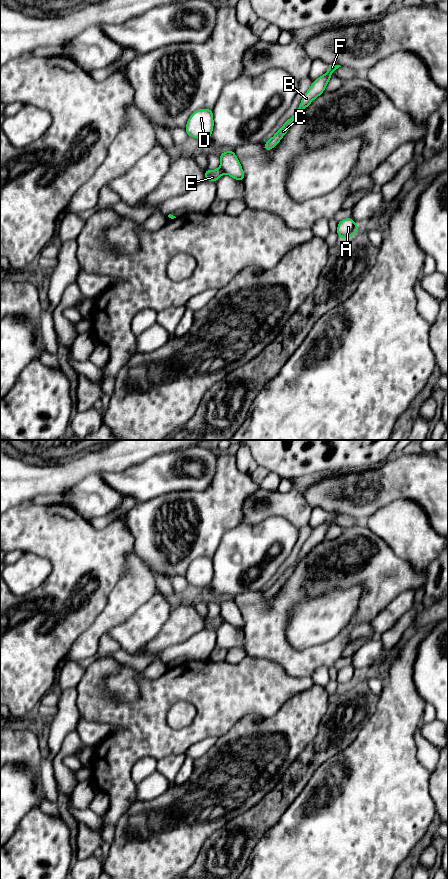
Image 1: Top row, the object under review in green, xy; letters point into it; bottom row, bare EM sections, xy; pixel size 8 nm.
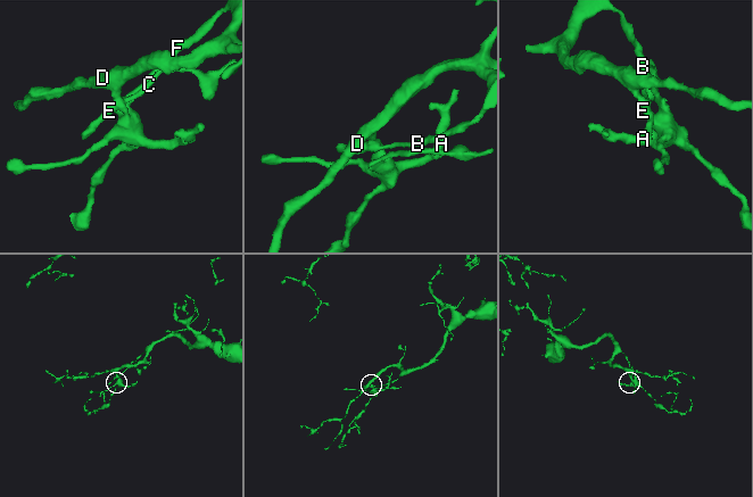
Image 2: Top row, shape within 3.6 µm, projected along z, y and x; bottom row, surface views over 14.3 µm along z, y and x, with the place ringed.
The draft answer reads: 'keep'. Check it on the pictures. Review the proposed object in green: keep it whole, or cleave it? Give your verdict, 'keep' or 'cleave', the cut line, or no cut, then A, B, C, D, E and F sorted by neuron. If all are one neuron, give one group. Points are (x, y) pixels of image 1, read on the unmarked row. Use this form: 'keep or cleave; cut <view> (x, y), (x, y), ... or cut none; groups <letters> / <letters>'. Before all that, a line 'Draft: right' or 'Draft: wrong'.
Draft: wrong
cleave; cut xy (220, 615), (225, 620); groups A / B C D E F

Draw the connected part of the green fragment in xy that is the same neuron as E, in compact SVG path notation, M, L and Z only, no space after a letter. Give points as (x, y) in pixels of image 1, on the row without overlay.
M218 616L215 618L205 618L204 622L205 622L205 628L209 628L209 629L217 629L223 622L224 622L224 618L222 616Z

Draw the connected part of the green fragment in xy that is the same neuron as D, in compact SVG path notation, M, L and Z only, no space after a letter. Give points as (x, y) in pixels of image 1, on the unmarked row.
M200 557L192 561L187 569L185 578L190 585L202 587L205 590L210 586L213 579L212 557Z

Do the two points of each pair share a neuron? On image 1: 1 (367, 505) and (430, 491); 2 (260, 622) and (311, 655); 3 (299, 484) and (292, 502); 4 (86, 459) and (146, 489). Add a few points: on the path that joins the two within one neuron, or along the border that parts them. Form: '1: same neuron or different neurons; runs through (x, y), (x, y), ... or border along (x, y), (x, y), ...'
1: same neuron; runs through (383, 490), (414, 490)
2: same neuron; runs through (272, 635), (292, 655), (298, 655)
3: different neurons; border along (293, 487), (301, 492)
4: different neurons; border along (133, 464), (118, 471), (102, 471), (99, 474)

